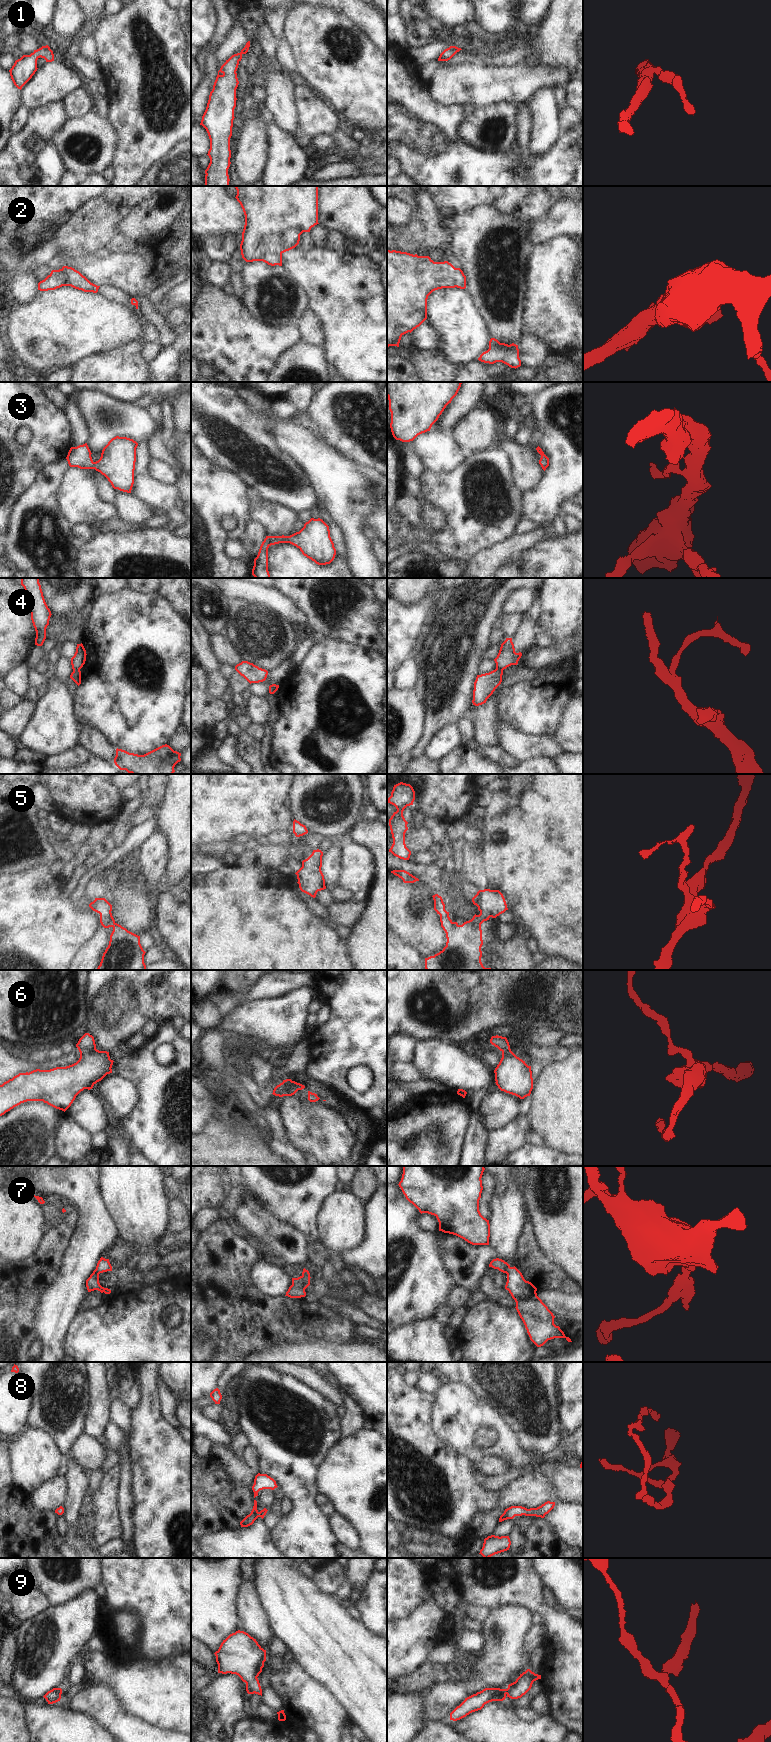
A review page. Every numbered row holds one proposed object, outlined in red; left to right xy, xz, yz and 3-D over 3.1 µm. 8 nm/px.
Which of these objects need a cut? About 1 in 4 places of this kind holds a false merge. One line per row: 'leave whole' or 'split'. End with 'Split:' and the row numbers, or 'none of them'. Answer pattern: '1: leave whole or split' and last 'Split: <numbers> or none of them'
1: leave whole
2: leave whole
3: leave whole
4: split
5: leave whole
6: split
7: leave whole
8: leave whole
9: leave whole
Split: 4, 6

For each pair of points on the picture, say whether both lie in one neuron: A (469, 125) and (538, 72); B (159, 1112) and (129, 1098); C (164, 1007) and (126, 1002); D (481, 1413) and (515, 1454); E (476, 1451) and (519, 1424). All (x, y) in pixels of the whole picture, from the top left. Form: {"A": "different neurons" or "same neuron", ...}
{"A": "different neurons", "B": "different neurons", "C": "same neuron", "D": "same neuron", "E": "different neurons"}

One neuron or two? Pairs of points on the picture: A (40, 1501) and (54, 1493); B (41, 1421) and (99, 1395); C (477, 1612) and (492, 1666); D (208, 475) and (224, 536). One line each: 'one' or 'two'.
A: one
B: two
C: two
D: one

